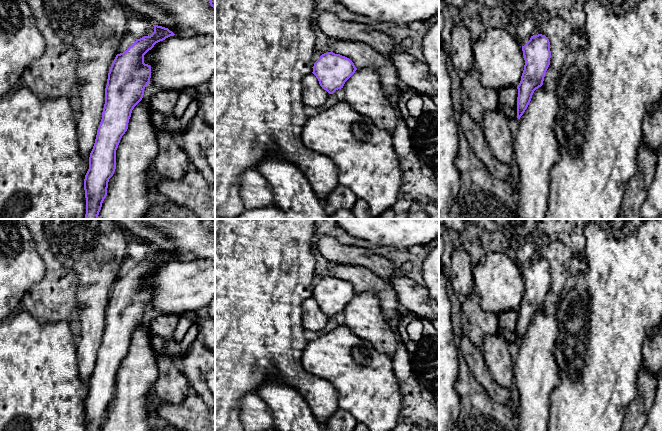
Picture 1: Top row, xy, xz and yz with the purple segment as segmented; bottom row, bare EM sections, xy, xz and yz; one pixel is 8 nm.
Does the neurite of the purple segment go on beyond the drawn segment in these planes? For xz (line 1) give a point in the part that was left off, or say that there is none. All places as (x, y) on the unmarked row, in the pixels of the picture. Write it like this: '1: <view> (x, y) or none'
1: xz (363, 316)

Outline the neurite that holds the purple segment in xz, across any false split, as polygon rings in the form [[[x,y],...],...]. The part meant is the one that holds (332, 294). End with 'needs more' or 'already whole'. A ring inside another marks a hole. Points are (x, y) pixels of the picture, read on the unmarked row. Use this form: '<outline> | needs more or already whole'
[[[332,275],[322,278],[312,292],[312,297],[318,303],[320,310],[329,318],[333,318],[336,314],[342,312],[345,317],[344,325],[354,335],[369,341],[378,352],[390,357],[394,356],[399,341],[395,329],[383,315],[376,295],[371,292],[357,293],[349,282]]] | needs more

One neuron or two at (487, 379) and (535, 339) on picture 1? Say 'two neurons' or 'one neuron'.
two neurons

